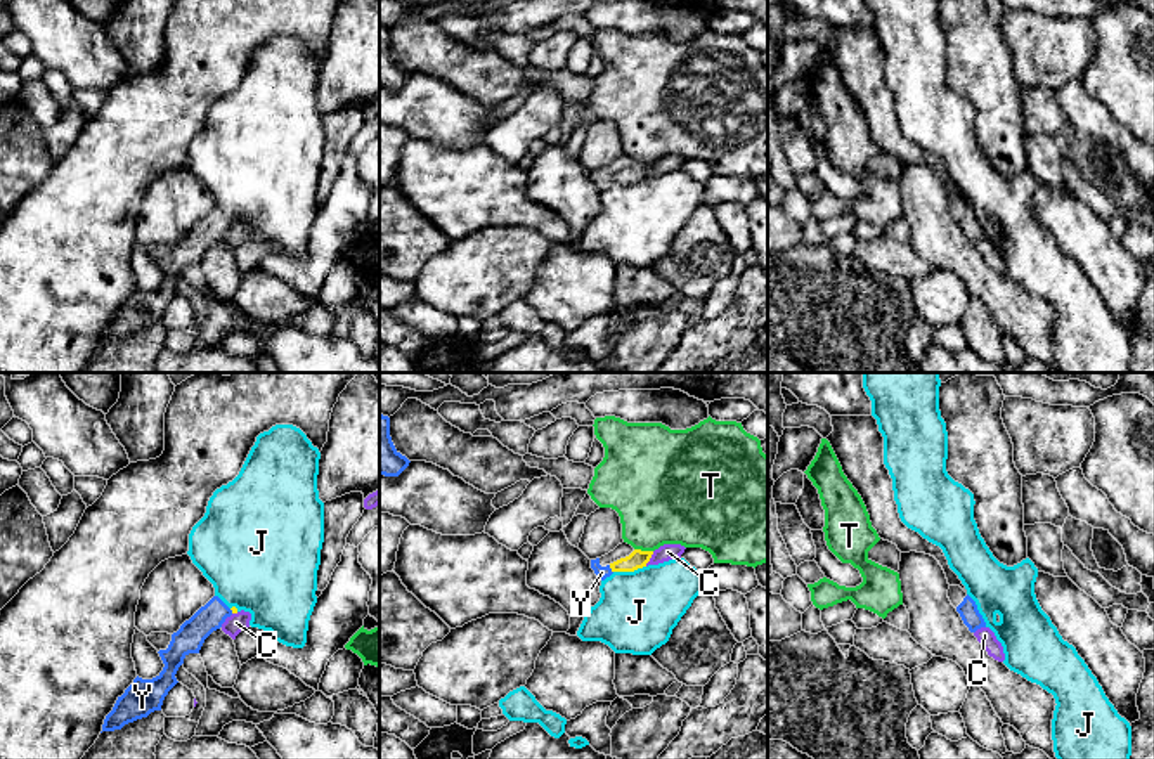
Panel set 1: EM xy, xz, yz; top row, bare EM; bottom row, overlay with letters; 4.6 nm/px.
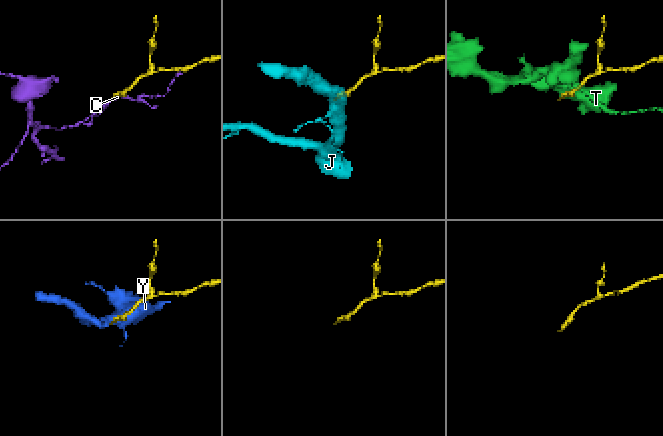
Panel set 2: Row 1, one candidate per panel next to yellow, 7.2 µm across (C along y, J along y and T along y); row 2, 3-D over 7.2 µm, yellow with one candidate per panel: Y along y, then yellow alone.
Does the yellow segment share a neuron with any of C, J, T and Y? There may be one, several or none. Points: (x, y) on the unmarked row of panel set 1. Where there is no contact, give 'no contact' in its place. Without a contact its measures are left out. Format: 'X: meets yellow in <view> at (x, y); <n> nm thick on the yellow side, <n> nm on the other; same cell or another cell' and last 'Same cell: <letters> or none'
C: meets yellow in xz at (650, 168); 90 nm thick on the yellow side, 80 nm on the other; another cell
J: meets yellow in xz at (629, 182); 90 nm thick on the yellow side, 360 nm on the other; another cell
T: meets yellow in xz at (643, 163); 90 nm thick on the yellow side, 400 nm on the other; another cell
Y: meets yellow in xz at (610, 179); 90 nm thick on the yellow side, 60 nm on the other; same cell
Same cell: Y

